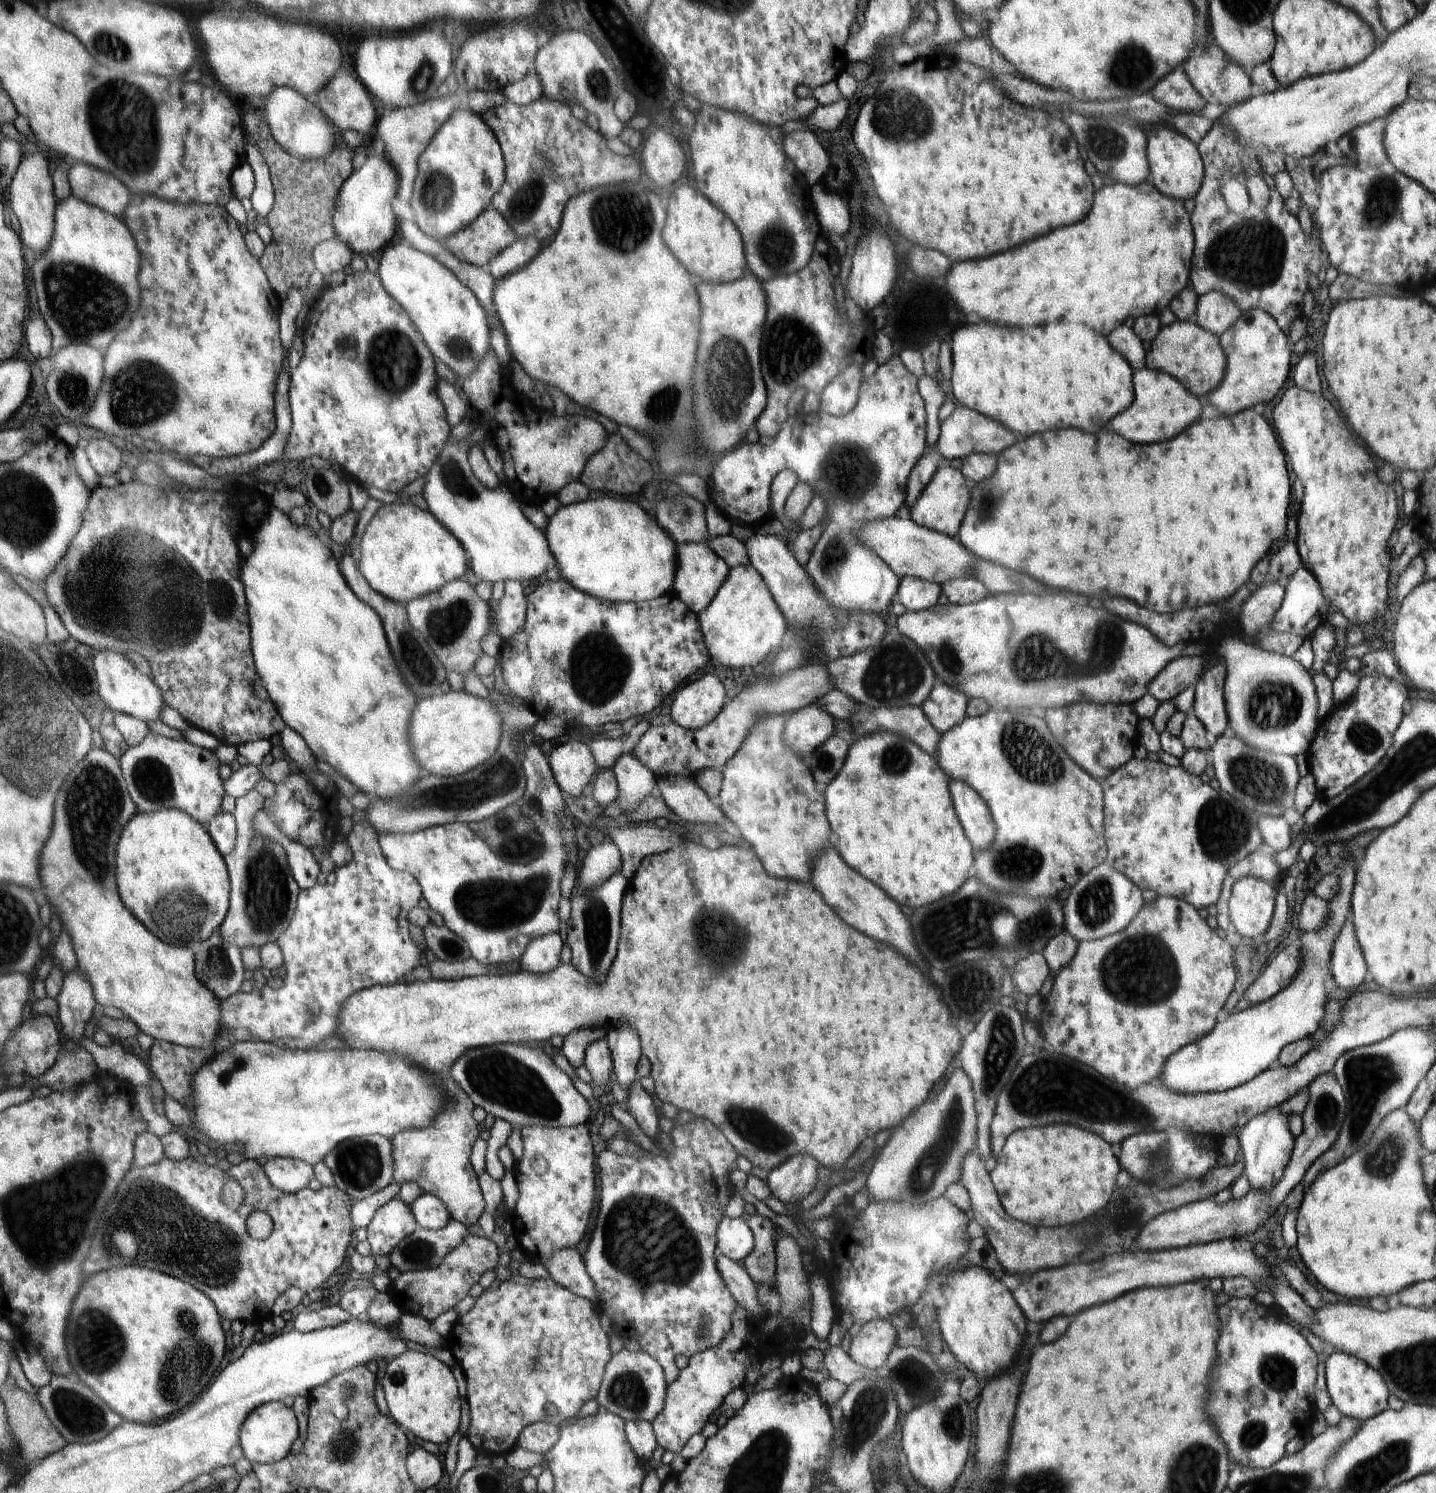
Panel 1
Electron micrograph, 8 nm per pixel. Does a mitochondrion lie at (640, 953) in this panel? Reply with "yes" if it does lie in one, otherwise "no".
no

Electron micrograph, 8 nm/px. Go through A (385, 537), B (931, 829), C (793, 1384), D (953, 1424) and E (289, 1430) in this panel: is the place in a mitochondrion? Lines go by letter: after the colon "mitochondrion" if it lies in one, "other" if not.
A: other
B: other
C: other
D: mitochondrion
E: other

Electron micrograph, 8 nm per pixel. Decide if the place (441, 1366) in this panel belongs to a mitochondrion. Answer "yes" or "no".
no

